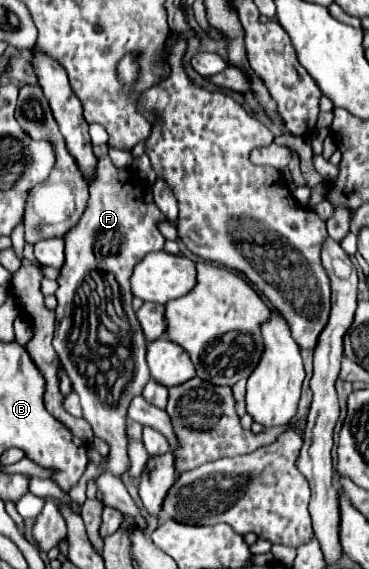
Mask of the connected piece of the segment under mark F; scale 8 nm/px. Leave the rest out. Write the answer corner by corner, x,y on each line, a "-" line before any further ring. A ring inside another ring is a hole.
108,155
98,159
98,165
94,167
92,179
90,179
90,199
88,207
82,213
78,225
66,233
64,245
66,245
66,261
60,269
58,277
58,307
56,307
56,331
54,331
54,349
60,357
60,363
64,365
64,371
68,373
74,391
80,397
84,419
92,425
92,431
96,437
104,439
110,447
108,459
106,459
106,471
114,473
116,477
122,477
130,469
130,457
128,457
128,433
126,433
126,407
130,401
138,395
142,395
142,389
146,381
150,381
148,365
146,365
146,339
142,335
142,329
138,325
138,319
132,311
132,293
130,293
130,275
134,265
144,259
152,251
164,249
164,235
158,229
158,223
166,221
162,217
162,211
154,205
154,201
144,199
144,183
138,181
138,177
130,169
118,169
-
98,327
104,327
104,333
112,333
110,343
98,343
88,341
96,339

